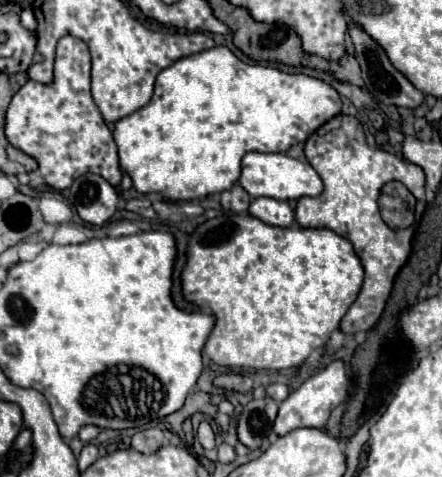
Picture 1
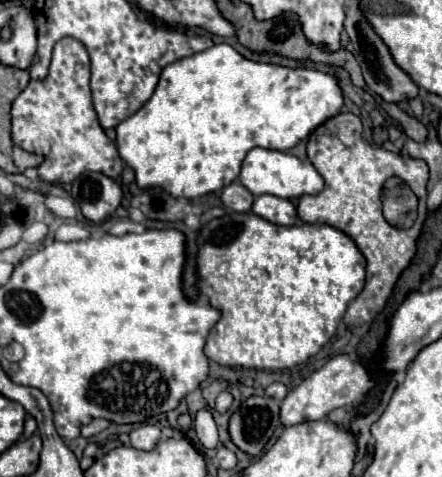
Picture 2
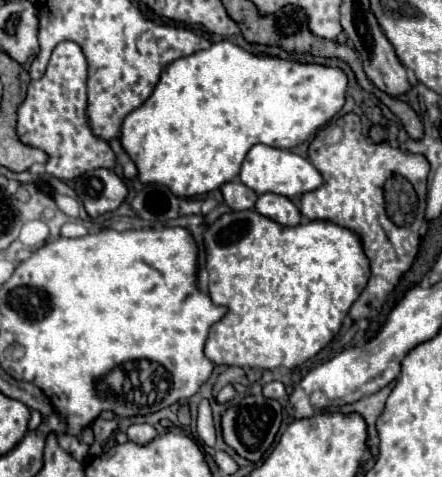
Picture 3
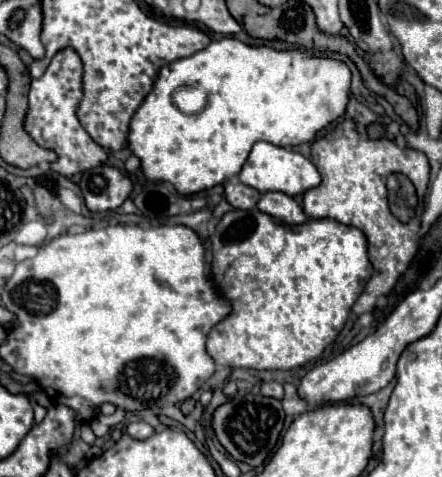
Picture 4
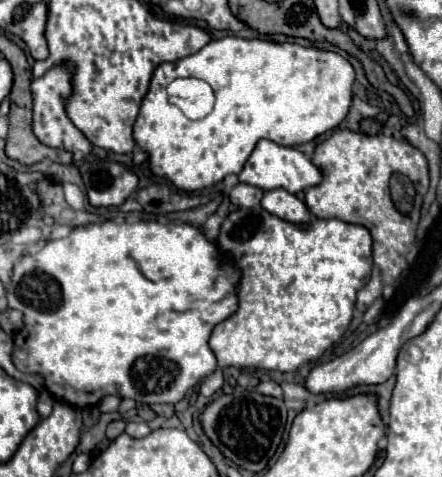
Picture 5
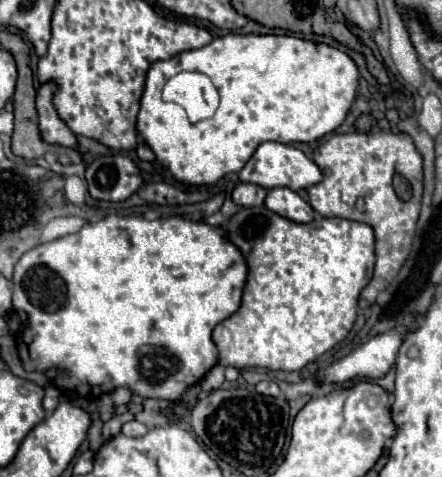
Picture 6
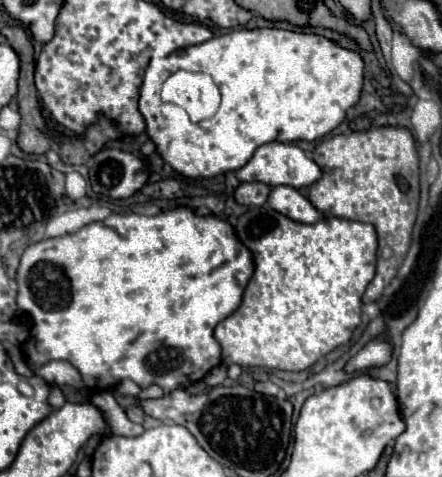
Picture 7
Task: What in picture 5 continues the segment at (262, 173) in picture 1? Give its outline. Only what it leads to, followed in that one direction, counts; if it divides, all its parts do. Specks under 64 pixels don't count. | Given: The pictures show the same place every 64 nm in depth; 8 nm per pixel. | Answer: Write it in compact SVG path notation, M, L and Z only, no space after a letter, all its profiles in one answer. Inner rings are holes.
M260 140L254 148L254 152L250 154L248 162L244 164L242 172L238 174L240 182L250 184L250 186L258 186L264 192L266 190L274 190L274 188L284 188L290 194L298 194L310 186L320 184L322 176L318 172L318 168L296 148L288 148L288 146L278 146L270 140Z

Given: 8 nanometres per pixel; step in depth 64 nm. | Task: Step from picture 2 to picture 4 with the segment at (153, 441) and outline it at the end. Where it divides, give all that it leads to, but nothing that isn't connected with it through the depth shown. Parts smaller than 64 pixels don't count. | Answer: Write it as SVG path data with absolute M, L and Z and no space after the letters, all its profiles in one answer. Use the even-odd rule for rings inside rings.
M138 422L138 424L128 424L126 432L128 432L134 440L146 440L146 438L150 438L150 436L154 434L154 428L152 428L150 424L146 424L146 422Z

